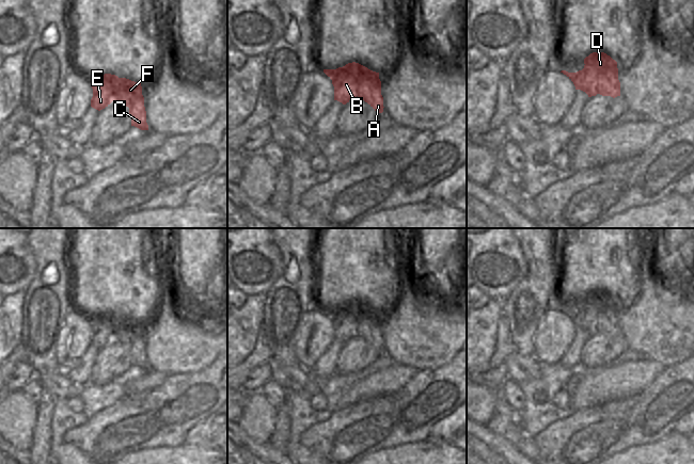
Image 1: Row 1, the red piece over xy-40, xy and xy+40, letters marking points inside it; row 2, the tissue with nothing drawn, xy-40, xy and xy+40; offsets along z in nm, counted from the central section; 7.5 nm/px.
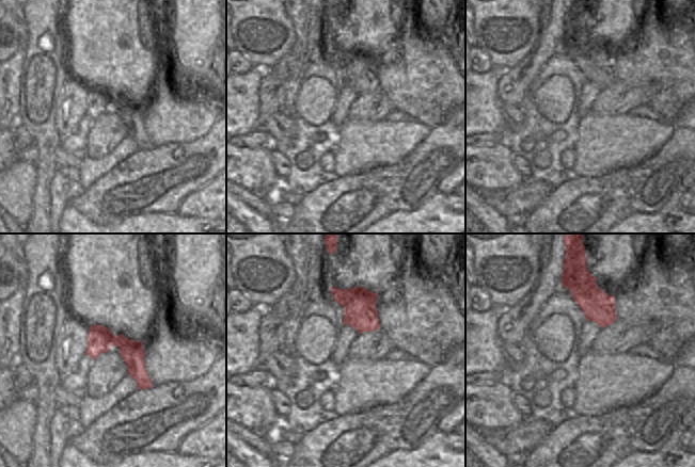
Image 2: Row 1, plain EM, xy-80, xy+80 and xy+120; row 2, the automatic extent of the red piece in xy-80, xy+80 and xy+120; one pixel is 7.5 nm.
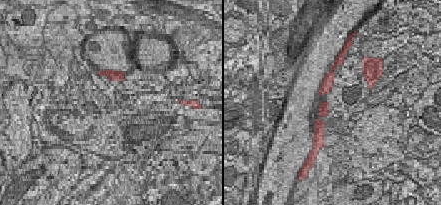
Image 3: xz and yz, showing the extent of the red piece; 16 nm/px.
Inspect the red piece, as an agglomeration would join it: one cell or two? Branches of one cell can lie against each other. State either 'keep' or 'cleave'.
cleave

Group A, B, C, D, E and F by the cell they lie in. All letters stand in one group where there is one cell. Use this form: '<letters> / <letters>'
A C D F / B E

